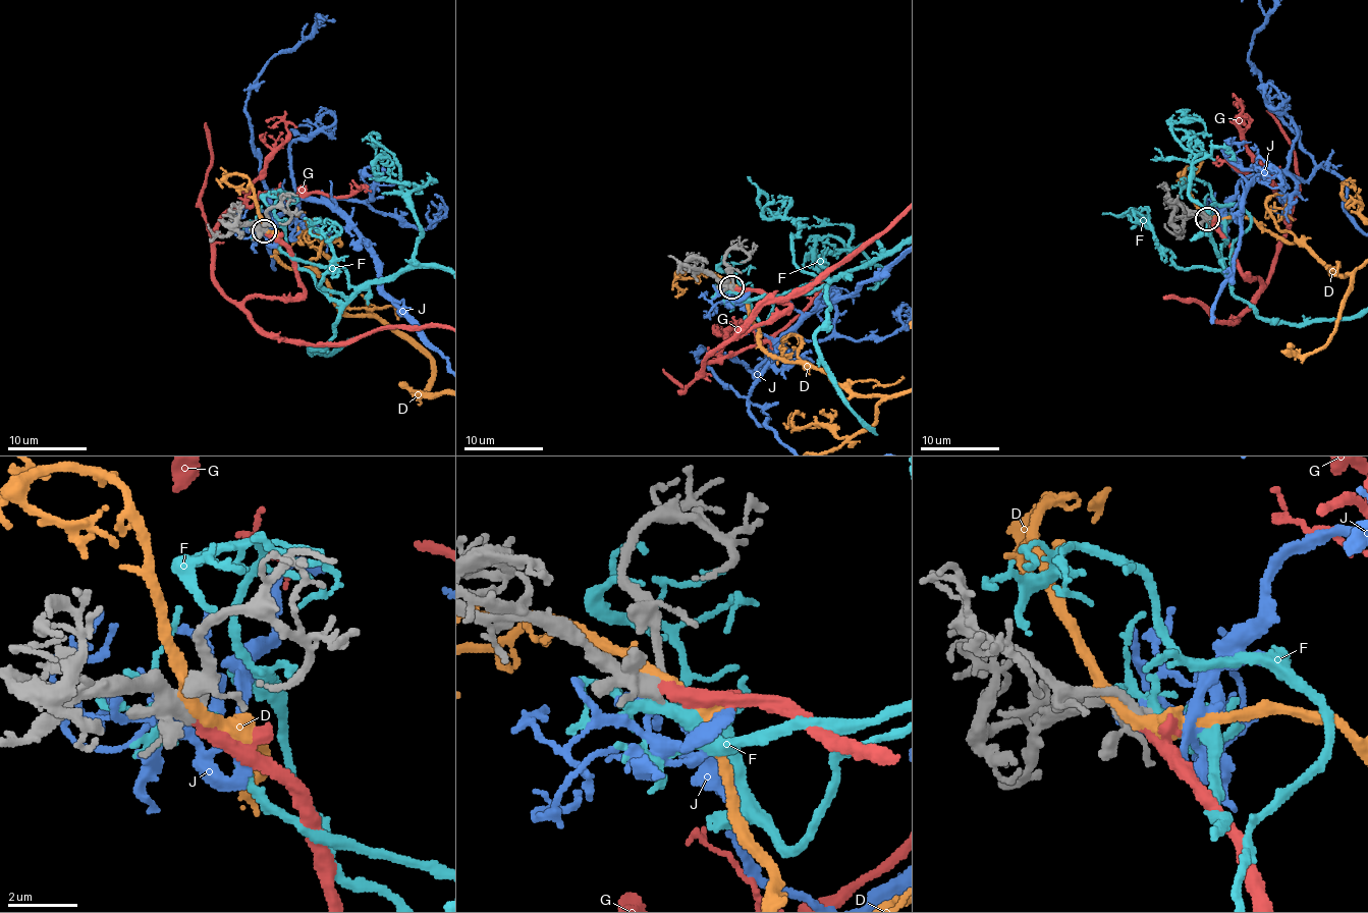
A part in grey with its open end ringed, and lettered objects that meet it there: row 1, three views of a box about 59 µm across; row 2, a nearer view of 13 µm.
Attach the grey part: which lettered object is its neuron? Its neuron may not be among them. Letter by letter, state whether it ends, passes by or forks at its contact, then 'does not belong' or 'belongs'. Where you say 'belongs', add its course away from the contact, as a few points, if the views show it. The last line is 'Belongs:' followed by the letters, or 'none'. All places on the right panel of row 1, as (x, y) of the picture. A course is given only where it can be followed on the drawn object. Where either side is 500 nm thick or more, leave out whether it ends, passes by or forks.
D: it passes by; does not belong
F: it forks; does not belong
G: it ends; belongs
J: it ends; does not belong
Belongs: G

